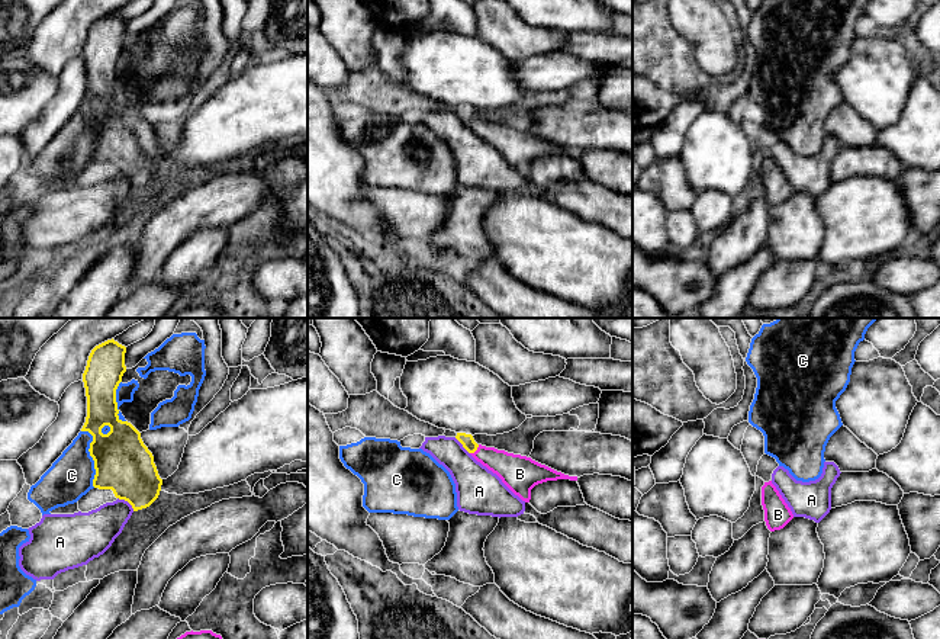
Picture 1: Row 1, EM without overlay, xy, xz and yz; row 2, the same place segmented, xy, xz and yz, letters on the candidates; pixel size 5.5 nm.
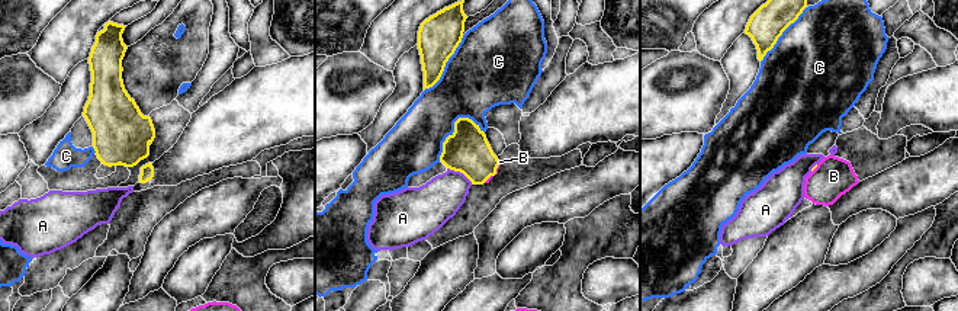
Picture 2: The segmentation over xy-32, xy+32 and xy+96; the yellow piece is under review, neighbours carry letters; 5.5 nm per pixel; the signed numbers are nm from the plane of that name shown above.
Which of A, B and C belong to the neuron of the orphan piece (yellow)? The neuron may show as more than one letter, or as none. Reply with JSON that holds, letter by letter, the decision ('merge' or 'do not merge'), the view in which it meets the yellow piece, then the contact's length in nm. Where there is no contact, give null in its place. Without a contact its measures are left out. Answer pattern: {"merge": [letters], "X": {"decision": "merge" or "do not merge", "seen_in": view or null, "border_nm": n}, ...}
{"merge": ["B"], "A": {"decision": "do not merge", "seen_in": "xy", "border_nm": 120}, "B": {"decision": "merge", "seen_in": "xz", "border_nm": 80}, "C": {"decision": "do not merge", "seen_in": "xy", "border_nm": 320}}

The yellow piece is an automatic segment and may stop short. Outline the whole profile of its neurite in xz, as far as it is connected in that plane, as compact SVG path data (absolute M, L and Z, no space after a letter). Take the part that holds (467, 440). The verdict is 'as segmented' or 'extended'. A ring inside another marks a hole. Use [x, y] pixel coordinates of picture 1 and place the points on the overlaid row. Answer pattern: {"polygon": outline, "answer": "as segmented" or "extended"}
{"polygon": "M457 433L455 439L477 462L496 473L525 502L529 502L531 489L538 484L557 479L577 481L577 476L557 472L531 457L477 444L471 434Z", "answer": "extended"}

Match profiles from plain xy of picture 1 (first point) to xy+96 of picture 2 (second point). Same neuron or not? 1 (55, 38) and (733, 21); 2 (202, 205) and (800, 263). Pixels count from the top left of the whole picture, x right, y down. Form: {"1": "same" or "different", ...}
{"1": "same", "2": "different"}

